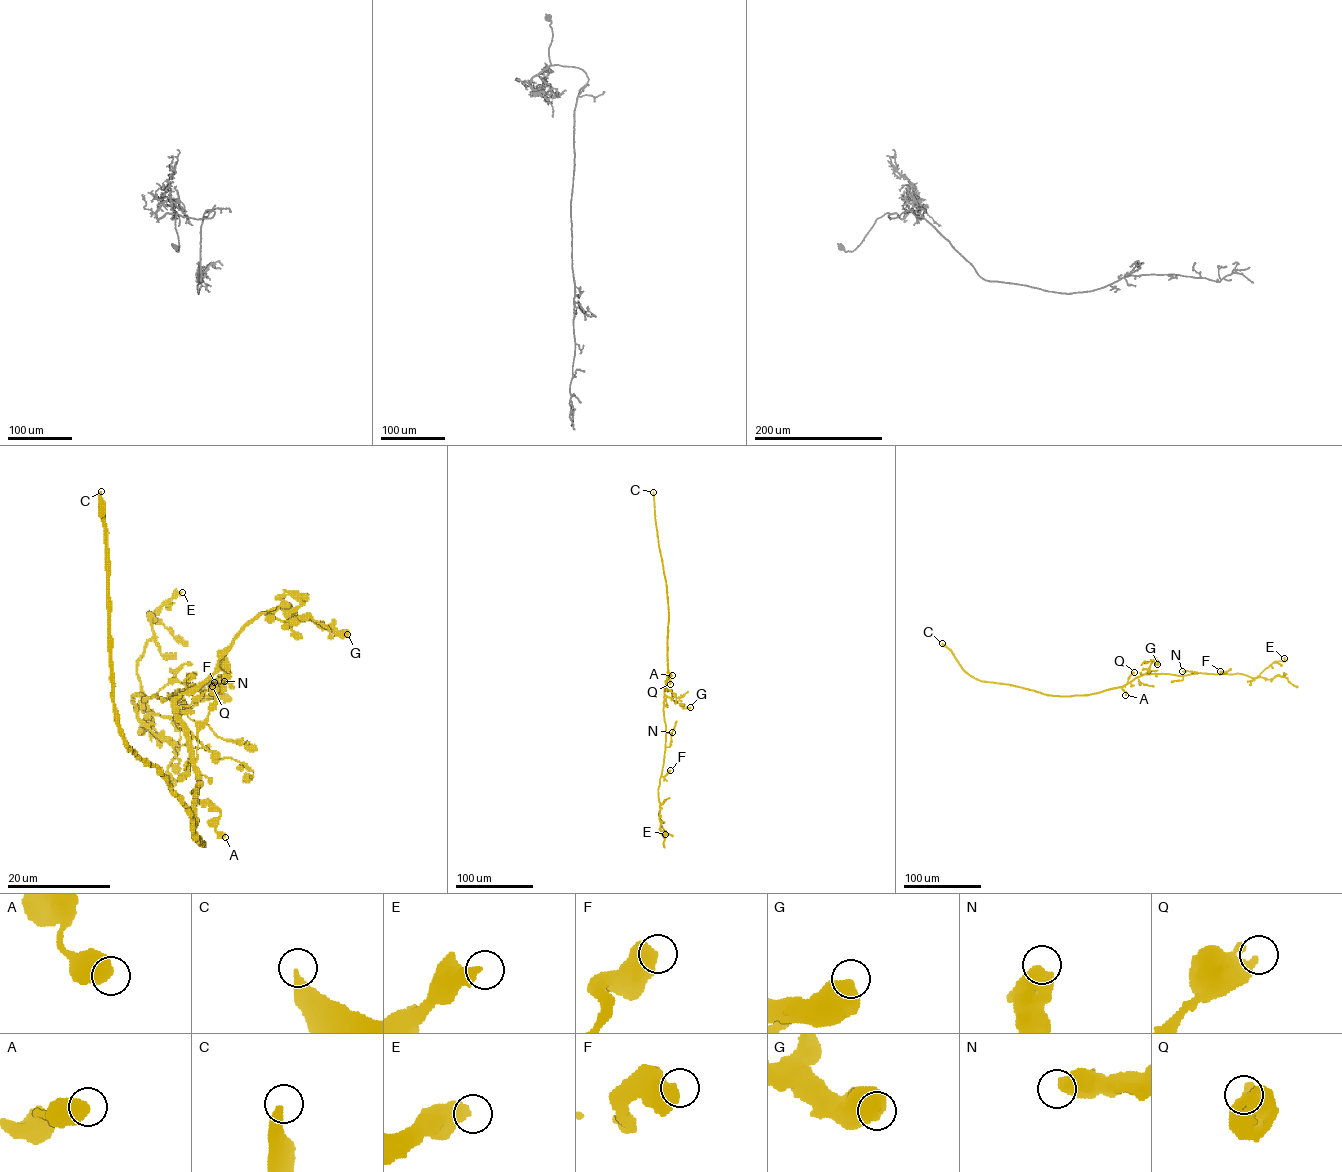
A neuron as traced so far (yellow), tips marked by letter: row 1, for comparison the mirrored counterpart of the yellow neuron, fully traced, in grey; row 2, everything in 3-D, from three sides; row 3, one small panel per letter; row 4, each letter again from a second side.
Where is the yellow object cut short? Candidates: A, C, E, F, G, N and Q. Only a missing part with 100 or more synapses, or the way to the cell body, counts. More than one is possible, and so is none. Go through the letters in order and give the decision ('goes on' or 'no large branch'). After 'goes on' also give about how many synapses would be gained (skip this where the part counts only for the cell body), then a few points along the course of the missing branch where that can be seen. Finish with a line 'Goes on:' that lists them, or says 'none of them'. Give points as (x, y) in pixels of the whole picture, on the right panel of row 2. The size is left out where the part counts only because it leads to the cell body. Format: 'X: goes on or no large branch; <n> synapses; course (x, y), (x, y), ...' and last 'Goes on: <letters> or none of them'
A: no large branch
C: goes on; 2000 synapses
E: no large branch
F: no large branch
G: no large branch
N: no large branch
Q: no large branch
Goes on: C

